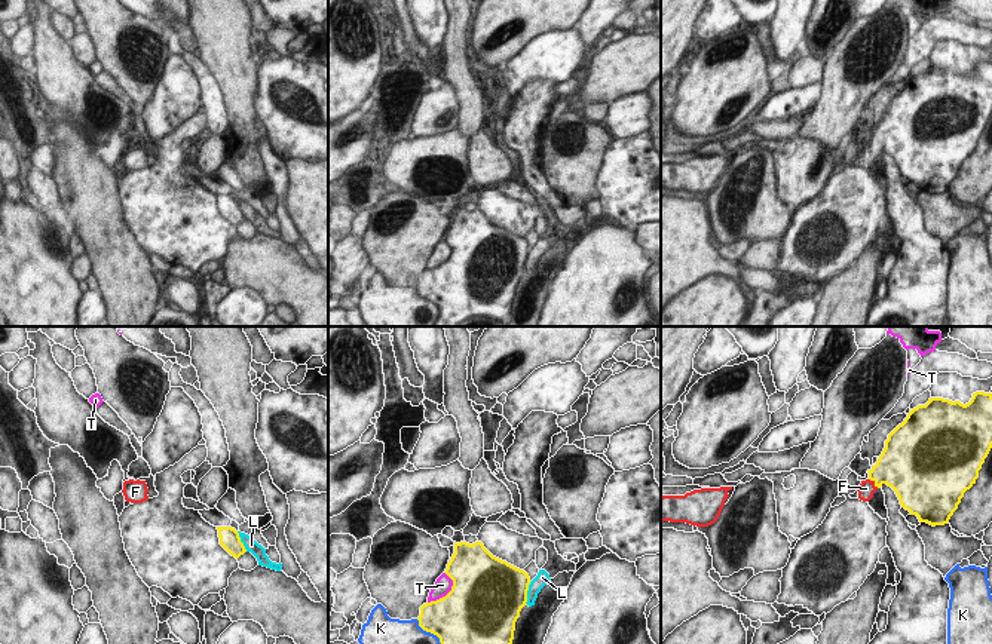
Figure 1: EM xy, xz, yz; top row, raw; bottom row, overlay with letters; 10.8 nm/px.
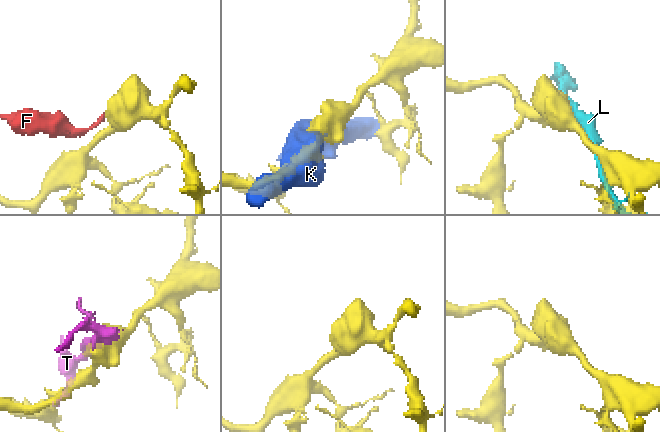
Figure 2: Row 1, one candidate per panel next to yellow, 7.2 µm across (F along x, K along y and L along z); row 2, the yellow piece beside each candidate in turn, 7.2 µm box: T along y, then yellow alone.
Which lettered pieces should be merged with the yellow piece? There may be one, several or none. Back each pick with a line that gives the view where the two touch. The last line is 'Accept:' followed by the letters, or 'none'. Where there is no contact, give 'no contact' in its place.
F: contact in yz
Accept: F

